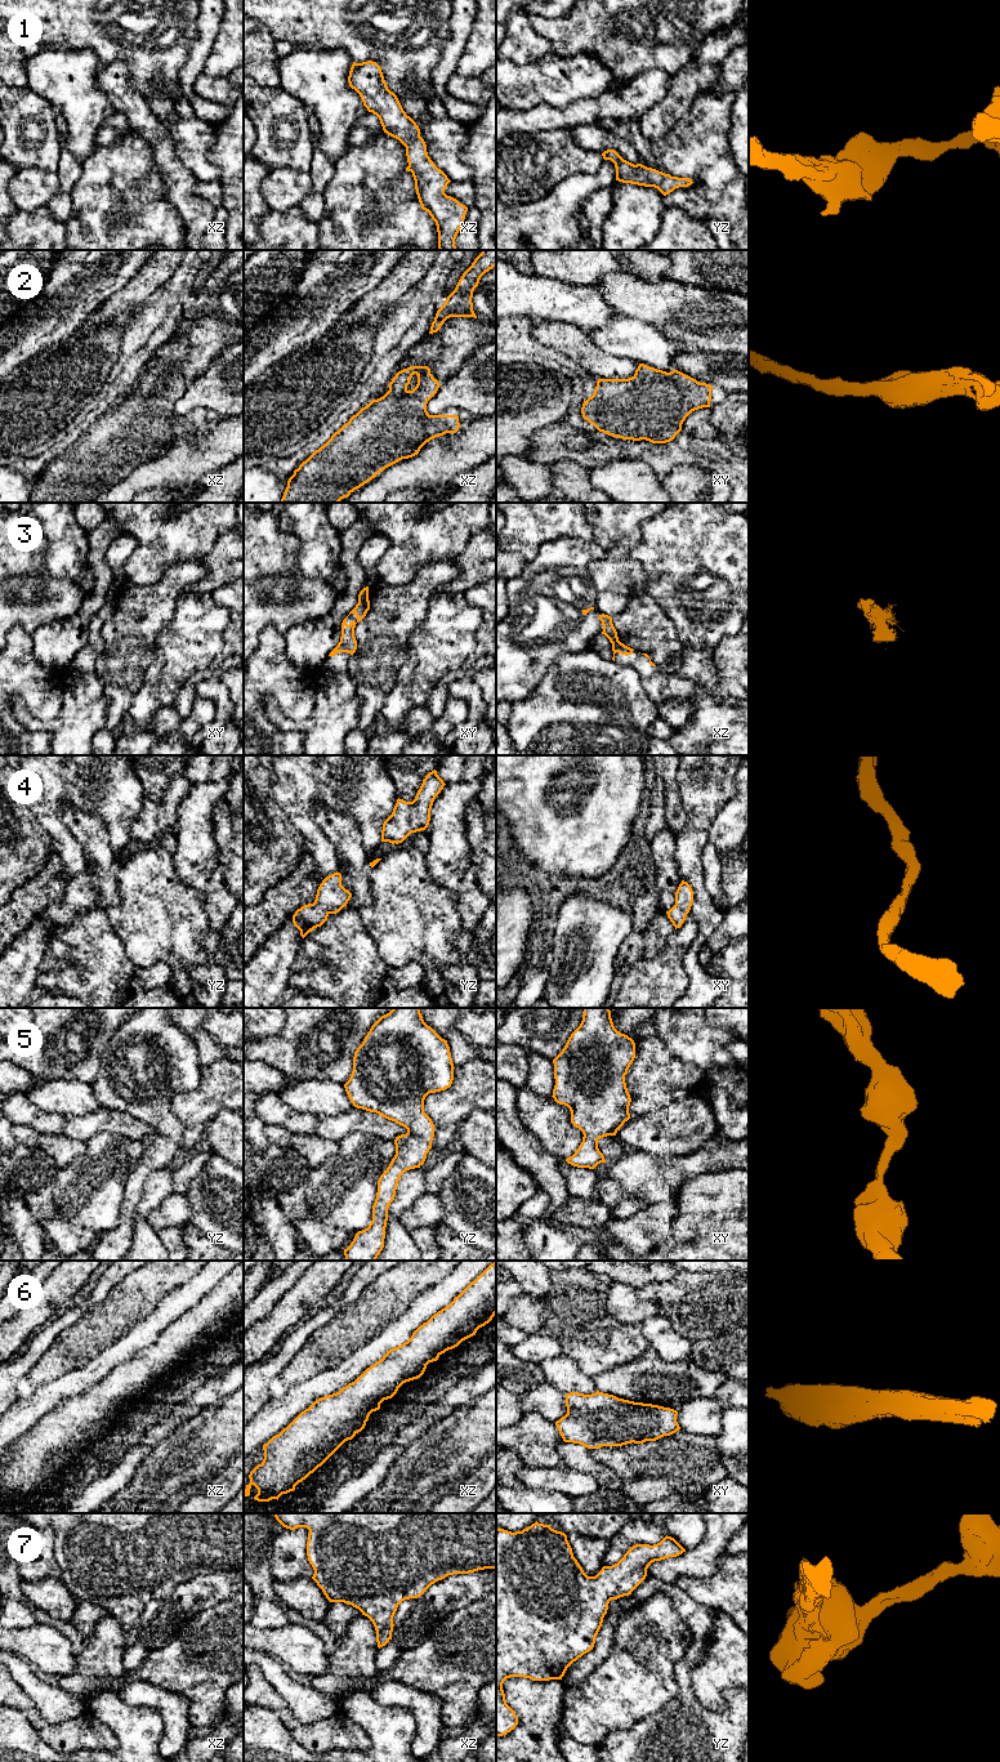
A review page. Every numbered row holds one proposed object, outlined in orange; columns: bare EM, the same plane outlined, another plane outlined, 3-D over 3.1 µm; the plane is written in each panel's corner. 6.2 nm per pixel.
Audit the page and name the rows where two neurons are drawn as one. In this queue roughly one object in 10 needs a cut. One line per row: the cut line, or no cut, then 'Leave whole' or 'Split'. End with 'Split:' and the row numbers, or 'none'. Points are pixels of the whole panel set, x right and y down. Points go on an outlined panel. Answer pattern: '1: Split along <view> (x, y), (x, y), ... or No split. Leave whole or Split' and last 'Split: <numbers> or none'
1: No split. Leave whole
2: No split. Leave whole
3: Split along xy (367, 597), (358, 601). Split
4: No split. Leave whole
5: No split. Leave whole
6: No split. Leave whole
7: No split. Leave whole
Split: 3

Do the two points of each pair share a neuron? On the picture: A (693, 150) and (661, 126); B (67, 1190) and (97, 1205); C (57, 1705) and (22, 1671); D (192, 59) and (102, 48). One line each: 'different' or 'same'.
A: different
B: same
C: same
D: different

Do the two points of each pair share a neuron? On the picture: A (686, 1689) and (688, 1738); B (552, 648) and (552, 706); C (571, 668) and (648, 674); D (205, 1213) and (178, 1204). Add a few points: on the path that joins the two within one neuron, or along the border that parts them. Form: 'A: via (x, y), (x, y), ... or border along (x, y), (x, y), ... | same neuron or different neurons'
A: via (686, 1700), (686, 1726) | same neuron
B: border along (579, 651), (563, 654), (532, 688) | different neurons
C: border along (612, 659), (638, 673), (652, 700) | different neurons
D: border along (184, 1195), (190, 1207), (188, 1222) | different neurons

